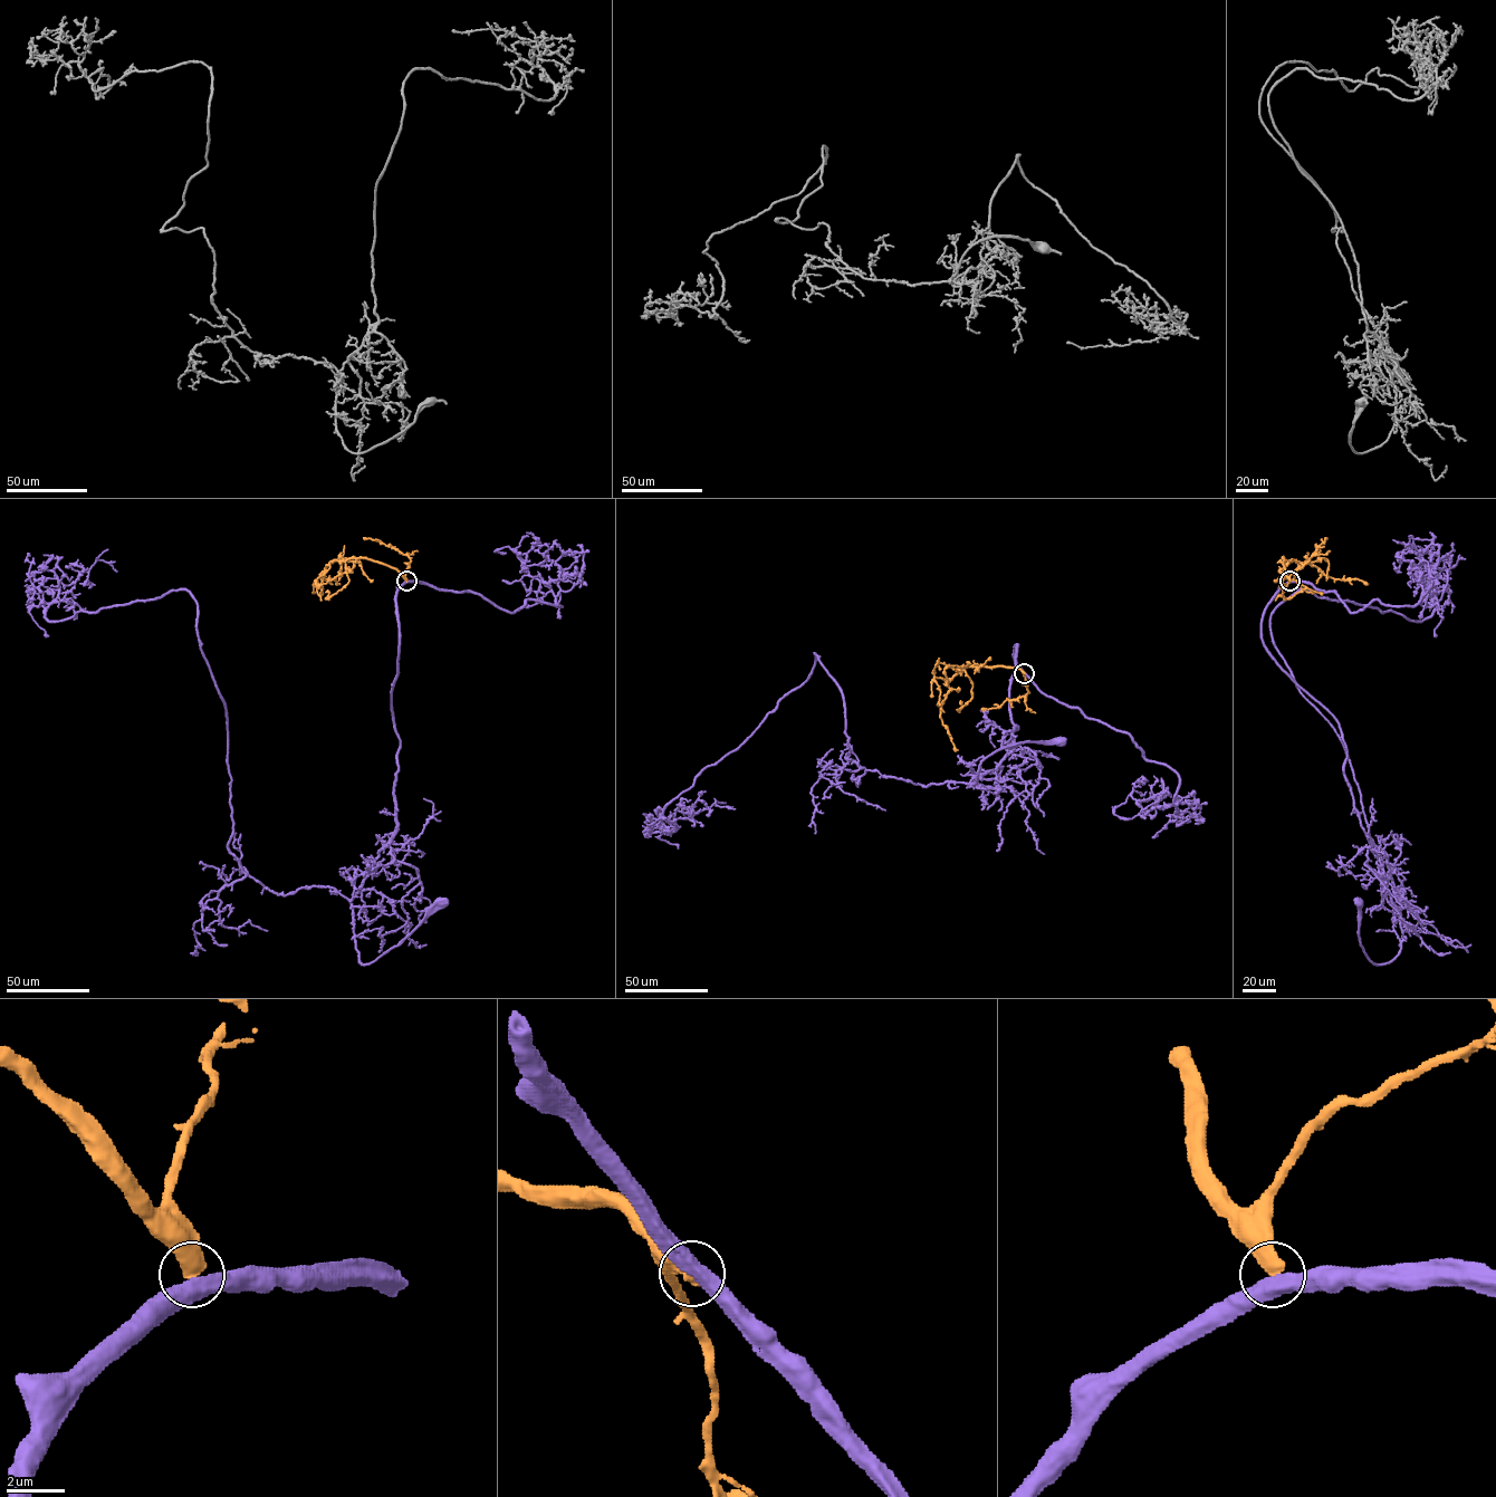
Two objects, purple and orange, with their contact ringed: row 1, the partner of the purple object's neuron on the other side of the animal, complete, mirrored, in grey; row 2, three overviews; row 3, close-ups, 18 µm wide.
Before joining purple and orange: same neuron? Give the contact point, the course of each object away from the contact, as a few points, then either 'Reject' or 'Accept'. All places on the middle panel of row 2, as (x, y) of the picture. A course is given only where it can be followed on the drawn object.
Place: (1024, 673). Course of purple: (1024, 673), (1014, 656), (1009, 689), (1014, 746), (996, 769), (968, 784), (997, 750), (1057, 741). Course of orange: (1024, 673), (1003, 667), (966, 667), (947, 683), (949, 691), (940, 717), (958, 750). Reject

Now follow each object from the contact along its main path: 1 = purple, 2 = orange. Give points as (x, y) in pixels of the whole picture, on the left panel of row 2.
1: (406, 581), (395, 597), (392, 691), (400, 740), (396, 828), (349, 901), (360, 961), (399, 946), (440, 903)
2: (406, 581), (395, 569), (383, 563), (366, 558), (347, 558), (333, 559), (323, 573), (322, 578), (339, 584)

